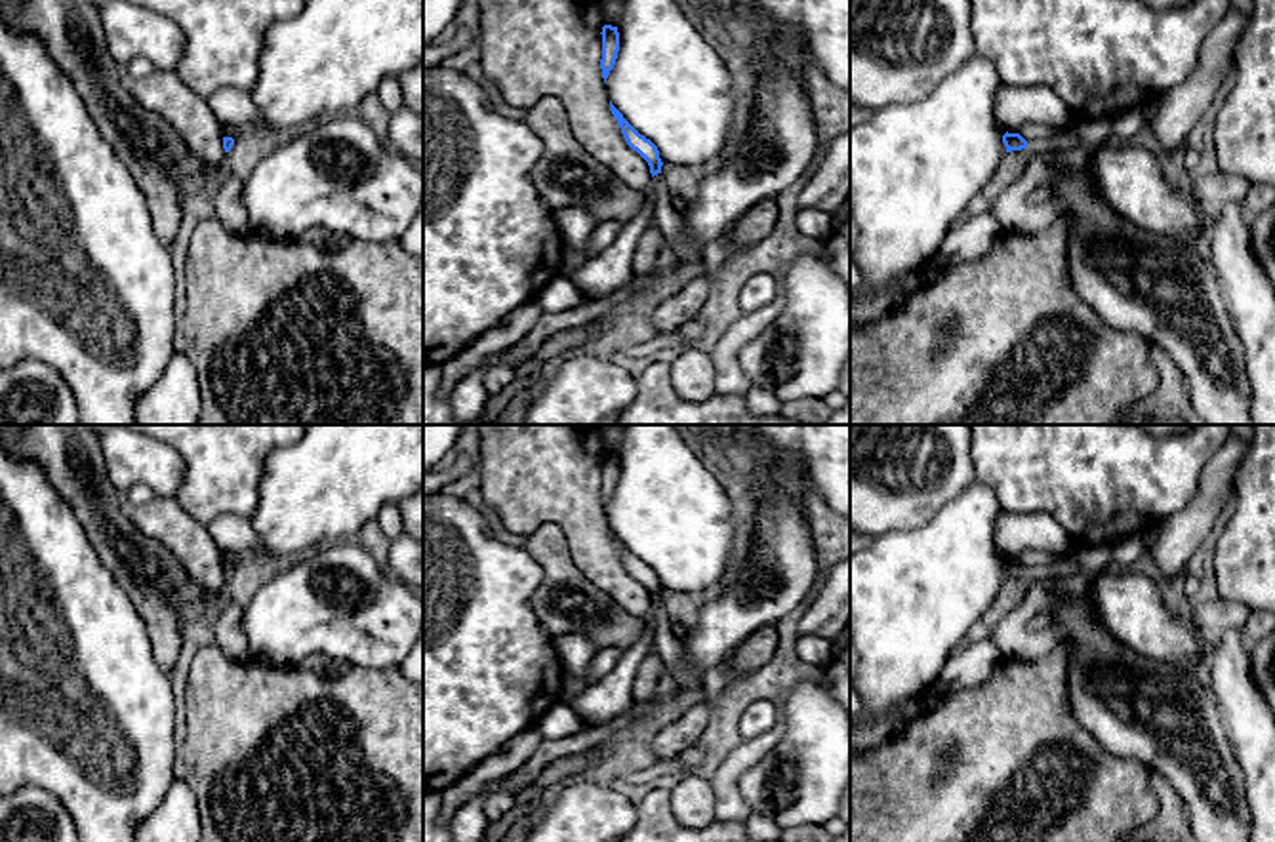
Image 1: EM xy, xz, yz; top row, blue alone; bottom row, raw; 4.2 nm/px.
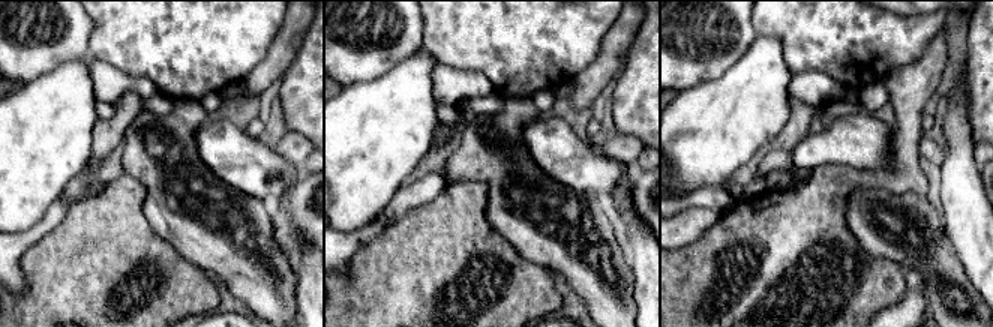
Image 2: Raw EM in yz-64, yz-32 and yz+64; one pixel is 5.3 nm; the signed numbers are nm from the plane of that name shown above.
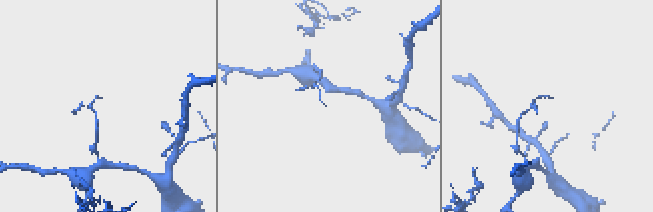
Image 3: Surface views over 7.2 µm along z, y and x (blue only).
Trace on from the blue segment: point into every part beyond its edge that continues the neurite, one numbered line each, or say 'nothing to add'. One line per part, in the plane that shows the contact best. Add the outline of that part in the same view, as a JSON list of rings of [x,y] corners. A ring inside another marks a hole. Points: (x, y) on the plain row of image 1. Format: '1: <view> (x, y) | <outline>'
nothing to add

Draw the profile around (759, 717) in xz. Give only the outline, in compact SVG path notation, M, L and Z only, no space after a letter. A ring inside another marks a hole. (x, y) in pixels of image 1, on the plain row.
M757 699L739 718L739 733L743 739L753 739L772 730L779 720L781 712L774 703Z

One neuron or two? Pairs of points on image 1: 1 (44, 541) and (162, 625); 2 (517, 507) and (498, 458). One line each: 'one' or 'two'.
1: two
2: one

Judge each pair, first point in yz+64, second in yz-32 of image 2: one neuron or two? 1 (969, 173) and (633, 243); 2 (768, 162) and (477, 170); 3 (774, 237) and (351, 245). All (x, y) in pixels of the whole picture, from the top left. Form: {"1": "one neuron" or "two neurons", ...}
{"1": "one neuron", "2": "one neuron", "3": "two neurons"}

